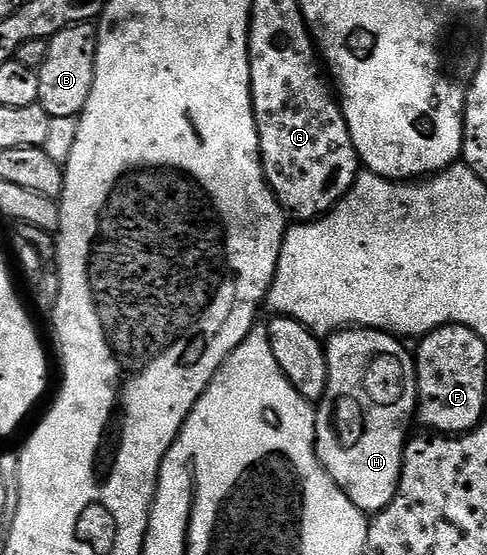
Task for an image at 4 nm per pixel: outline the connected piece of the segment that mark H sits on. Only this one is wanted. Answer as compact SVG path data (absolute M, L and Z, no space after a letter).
M347 326L340 332L335 332L325 341L326 361L328 362L328 386L326 393L316 404L316 442L314 449L318 452L318 461L324 466L326 473L334 479L336 486L348 494L348 498L356 507L367 514L383 512L392 502L392 498L398 489L400 474L402 473L402 455L406 449L410 423L413 425L418 410L418 369L415 357L405 349L403 341L399 337L381 329L369 326Z

